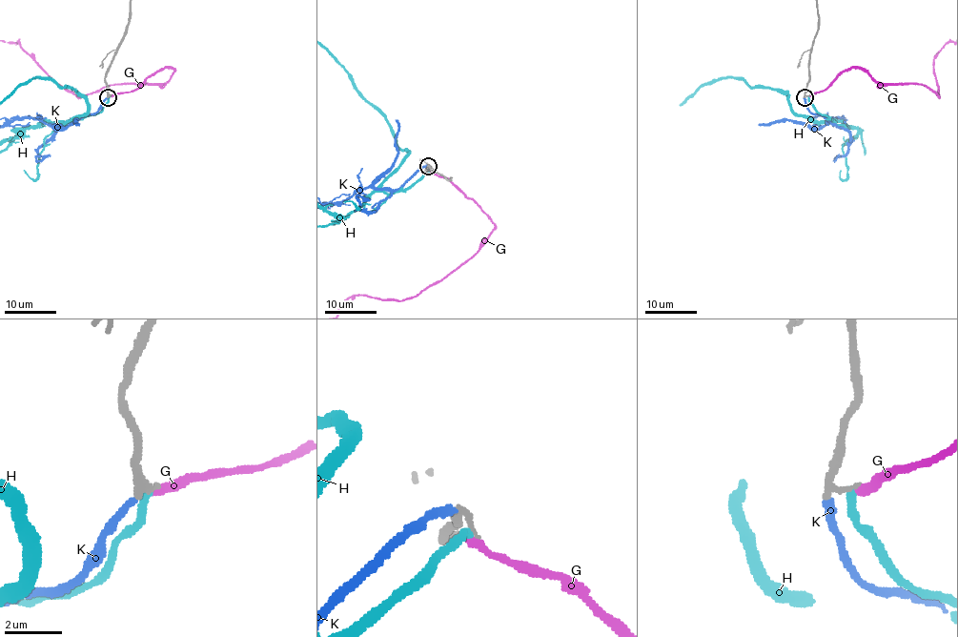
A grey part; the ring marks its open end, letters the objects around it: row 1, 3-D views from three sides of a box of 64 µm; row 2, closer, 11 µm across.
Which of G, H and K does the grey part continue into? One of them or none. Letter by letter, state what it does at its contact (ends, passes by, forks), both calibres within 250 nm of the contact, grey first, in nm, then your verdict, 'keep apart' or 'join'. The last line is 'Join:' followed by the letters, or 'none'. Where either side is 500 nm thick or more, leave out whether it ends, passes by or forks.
G: it ends; calibres 110 and 300 nm; keep apart
H: it ends; calibres 280 and 280 nm; keep apart
K: it ends; calibres 240 and 260 nm; join
Join: K

